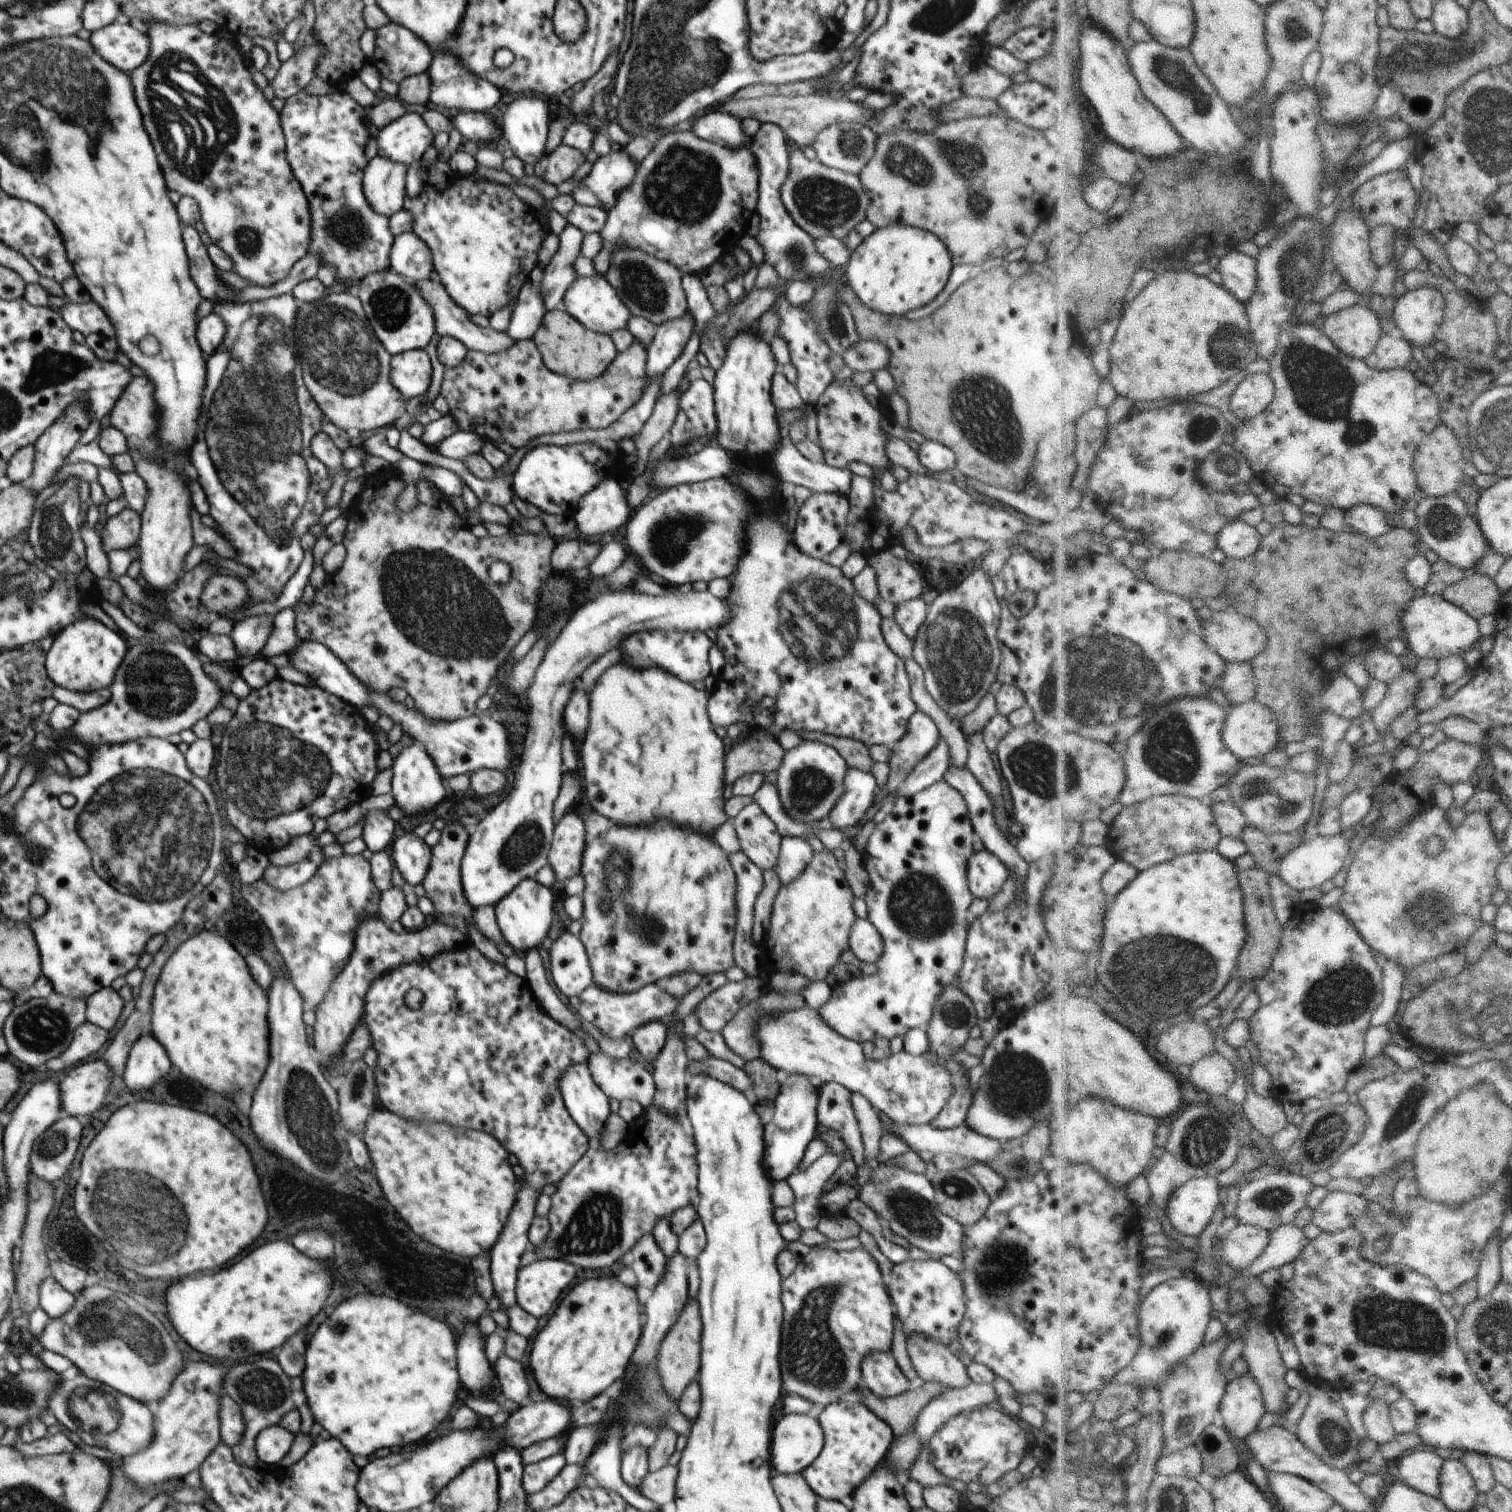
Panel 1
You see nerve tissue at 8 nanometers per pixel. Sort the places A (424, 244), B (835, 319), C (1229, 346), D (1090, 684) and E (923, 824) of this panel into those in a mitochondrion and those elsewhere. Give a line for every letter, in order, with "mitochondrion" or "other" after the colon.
A: other
B: mitochondrion
C: mitochondrion
D: mitochondrion
E: other

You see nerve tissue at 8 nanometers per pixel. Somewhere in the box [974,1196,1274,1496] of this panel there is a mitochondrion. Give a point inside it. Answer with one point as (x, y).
(1161, 1339)

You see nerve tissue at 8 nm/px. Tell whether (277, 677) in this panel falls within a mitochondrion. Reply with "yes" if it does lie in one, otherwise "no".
no

